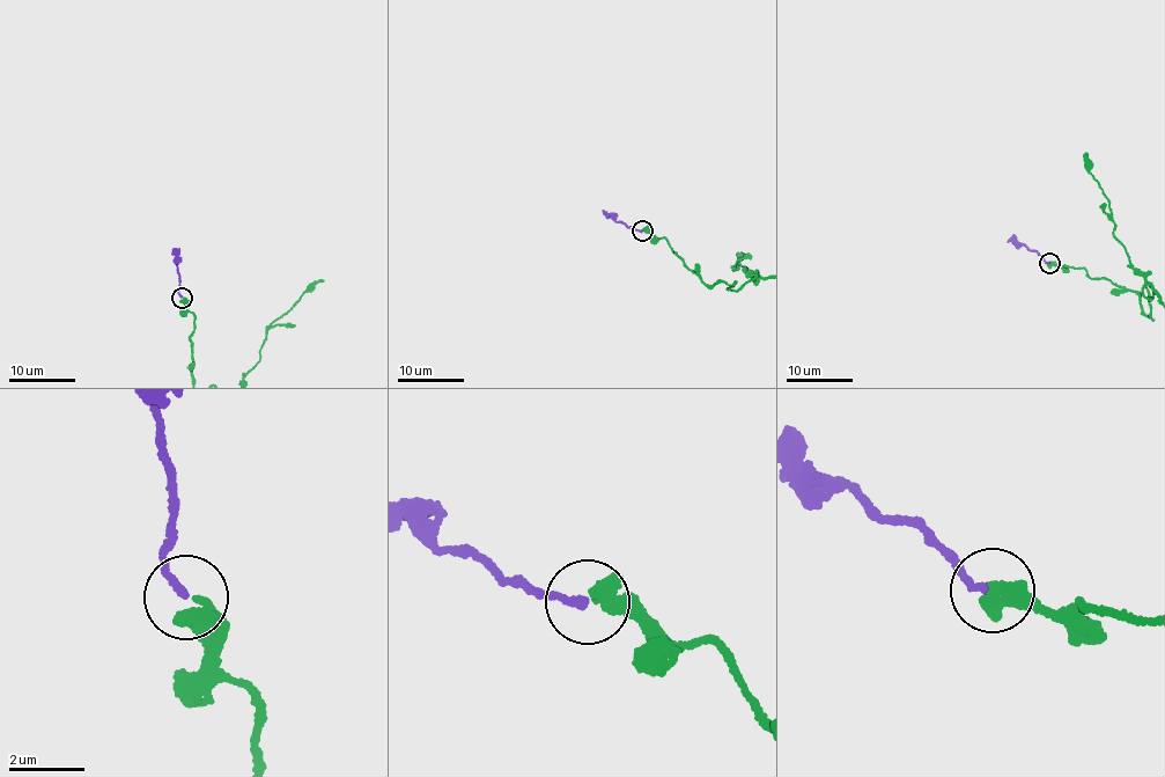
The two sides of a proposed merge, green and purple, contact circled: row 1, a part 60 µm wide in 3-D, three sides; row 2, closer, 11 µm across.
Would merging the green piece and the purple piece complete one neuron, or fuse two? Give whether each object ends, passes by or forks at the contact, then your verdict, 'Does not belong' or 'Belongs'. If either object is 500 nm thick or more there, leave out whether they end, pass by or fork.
At the ring green passes by. At the ring purple ends. Belongs

